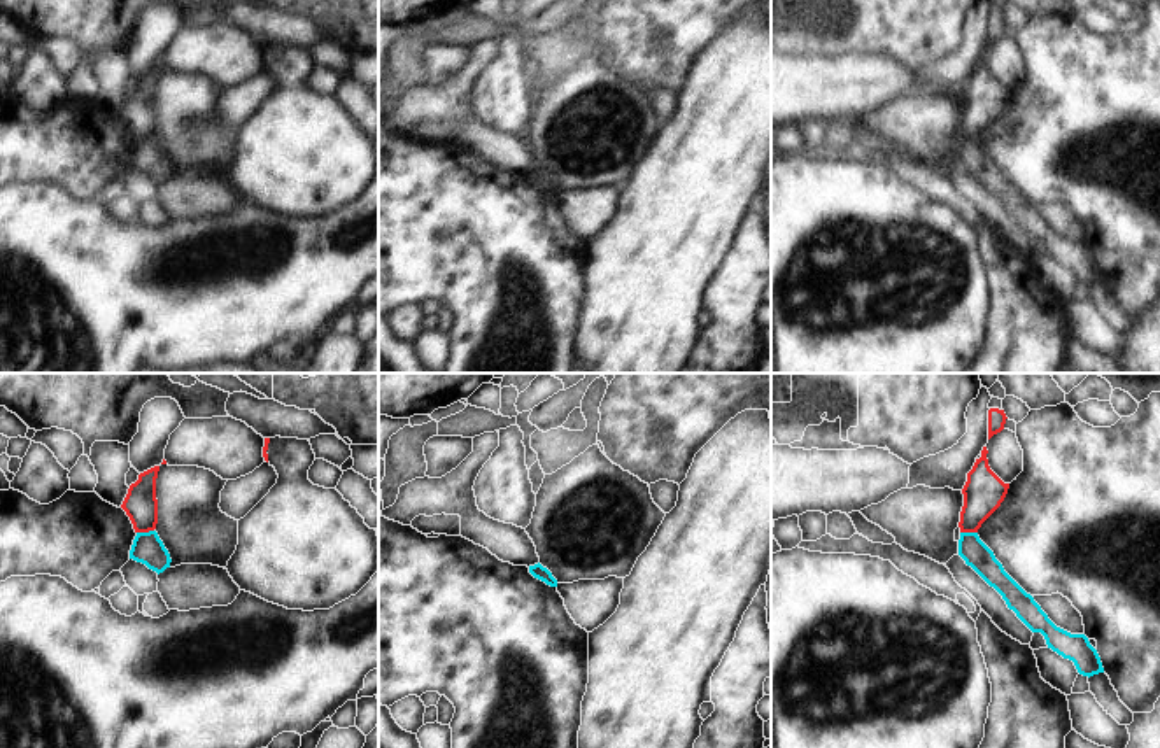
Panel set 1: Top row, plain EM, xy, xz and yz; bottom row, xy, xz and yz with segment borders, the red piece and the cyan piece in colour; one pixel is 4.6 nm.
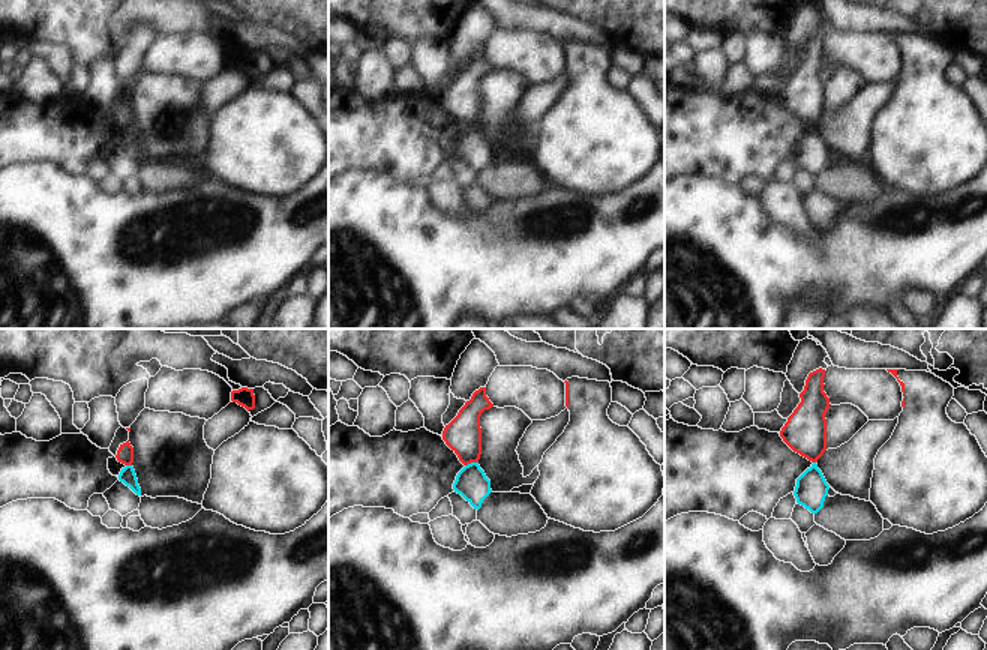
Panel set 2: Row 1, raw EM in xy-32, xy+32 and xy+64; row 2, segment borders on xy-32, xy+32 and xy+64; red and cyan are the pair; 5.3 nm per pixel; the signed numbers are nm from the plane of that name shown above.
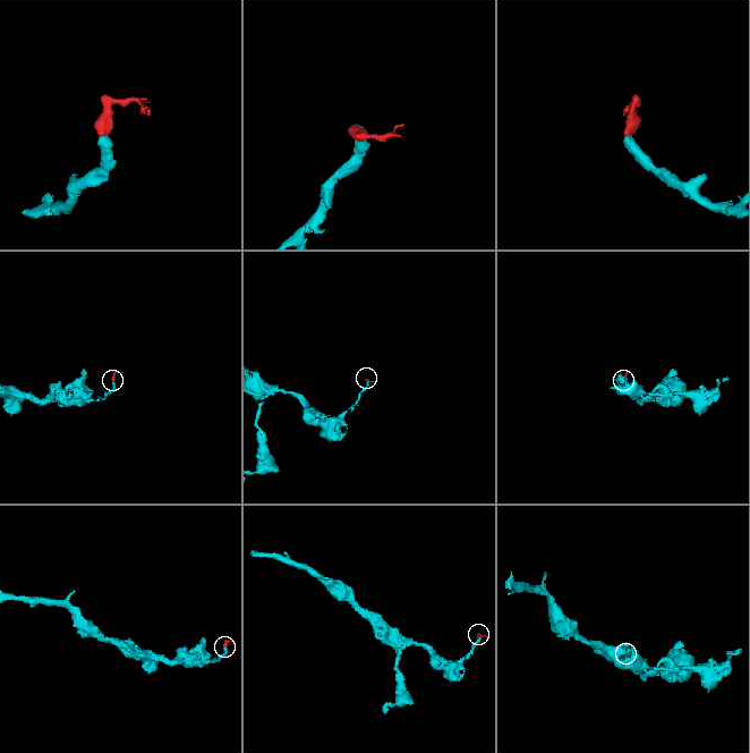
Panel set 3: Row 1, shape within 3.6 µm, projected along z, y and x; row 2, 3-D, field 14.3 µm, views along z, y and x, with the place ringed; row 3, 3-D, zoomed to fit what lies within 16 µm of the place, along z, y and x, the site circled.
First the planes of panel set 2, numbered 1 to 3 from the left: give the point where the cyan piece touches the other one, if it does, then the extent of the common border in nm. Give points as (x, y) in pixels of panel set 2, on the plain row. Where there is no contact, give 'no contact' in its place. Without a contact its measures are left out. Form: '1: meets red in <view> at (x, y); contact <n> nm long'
1: meets red in xy-32 at (129, 128); contact 30 nm long
2: meets red in xy+32 at (471, 125); contact 80 nm long
3: no contact

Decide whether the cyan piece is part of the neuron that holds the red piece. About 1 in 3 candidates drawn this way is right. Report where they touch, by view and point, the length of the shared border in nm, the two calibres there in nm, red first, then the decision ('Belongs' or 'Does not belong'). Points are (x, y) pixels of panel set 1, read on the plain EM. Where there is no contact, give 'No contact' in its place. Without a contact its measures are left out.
Touches red at xy (144, 139). Shared border 80 nm. Thickness 160 nm (red) against 140 nm. Does not belong

